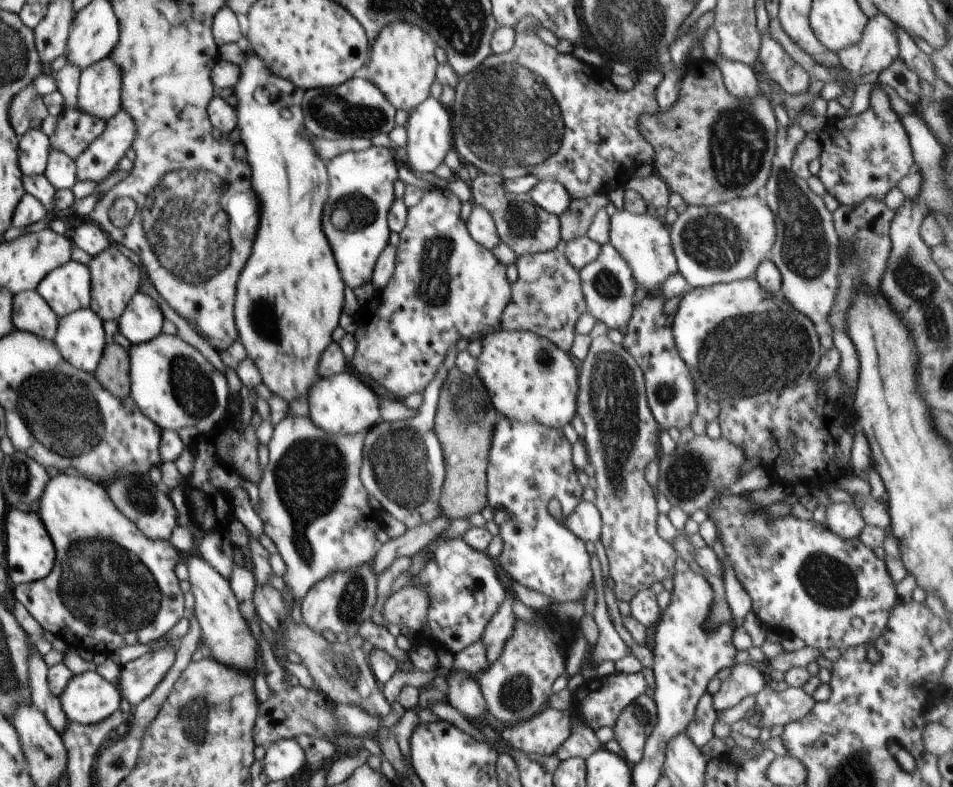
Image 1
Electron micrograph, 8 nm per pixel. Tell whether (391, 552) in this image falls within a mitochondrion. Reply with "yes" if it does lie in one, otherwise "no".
no

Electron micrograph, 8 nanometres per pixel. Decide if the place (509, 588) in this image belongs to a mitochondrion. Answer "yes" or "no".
no

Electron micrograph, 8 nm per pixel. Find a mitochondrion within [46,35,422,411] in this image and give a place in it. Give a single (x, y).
(189, 221)

